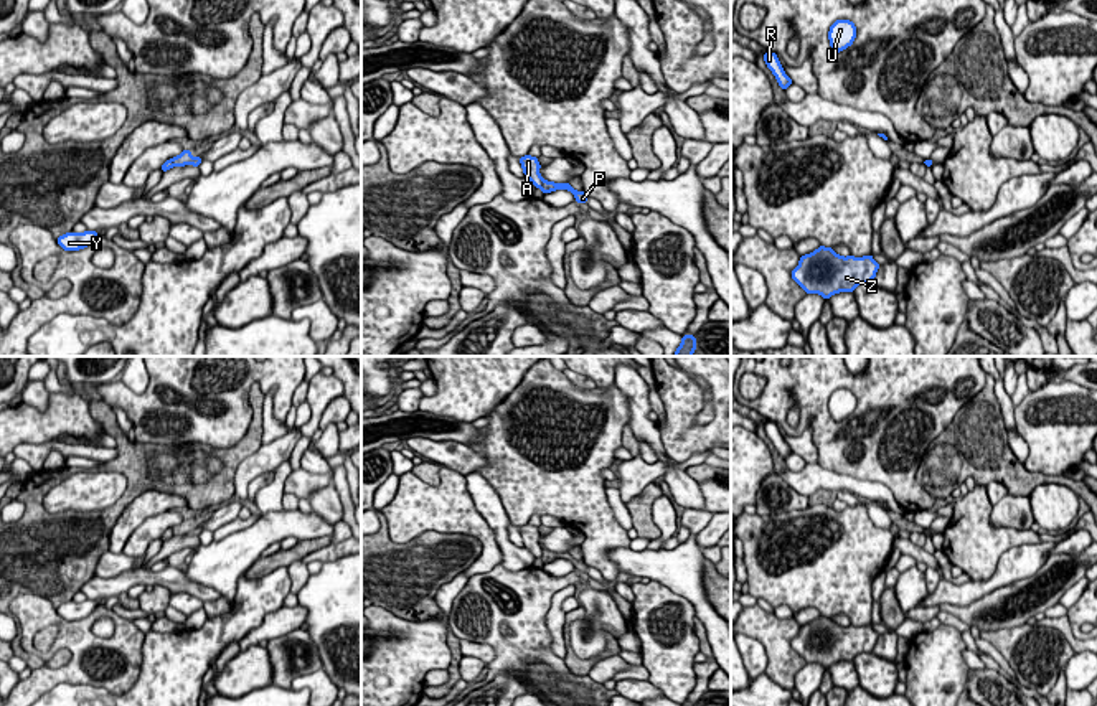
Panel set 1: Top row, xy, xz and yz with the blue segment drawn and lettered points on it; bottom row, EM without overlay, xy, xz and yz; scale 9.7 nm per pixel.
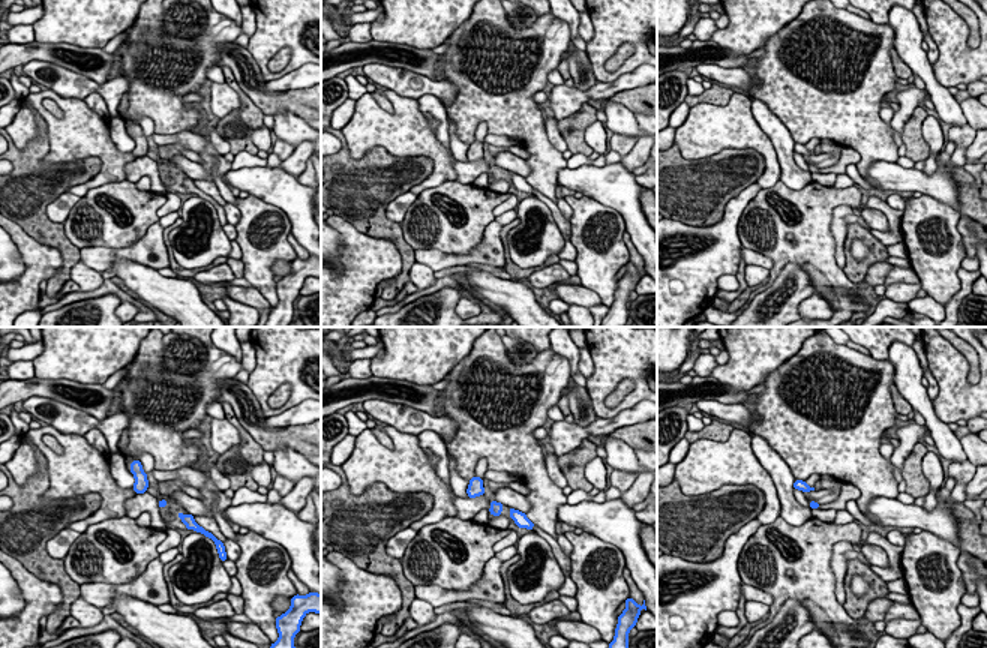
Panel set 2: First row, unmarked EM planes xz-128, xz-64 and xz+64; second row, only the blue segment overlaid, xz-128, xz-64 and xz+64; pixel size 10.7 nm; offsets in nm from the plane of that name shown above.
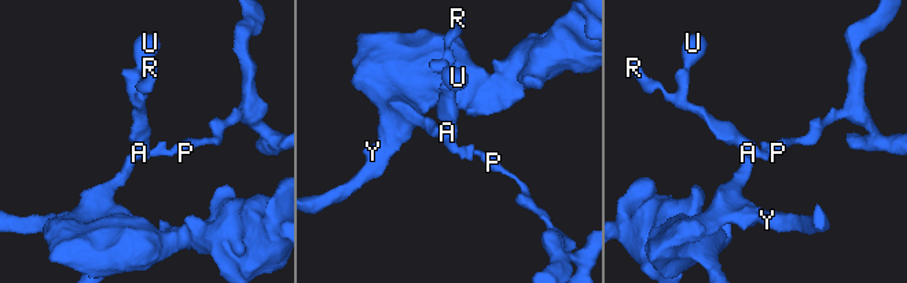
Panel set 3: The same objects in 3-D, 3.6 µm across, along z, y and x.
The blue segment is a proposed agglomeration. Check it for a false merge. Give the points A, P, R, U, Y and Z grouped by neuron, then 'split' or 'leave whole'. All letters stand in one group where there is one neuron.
A R U Y Z / P; split

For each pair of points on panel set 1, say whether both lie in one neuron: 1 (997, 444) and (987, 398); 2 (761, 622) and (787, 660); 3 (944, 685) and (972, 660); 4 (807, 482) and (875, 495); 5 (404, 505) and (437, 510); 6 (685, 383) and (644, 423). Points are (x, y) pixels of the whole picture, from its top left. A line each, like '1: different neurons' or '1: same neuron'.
1: same neuron
2: same neuron
3: different neurons
4: same neuron
5: same neuron
6: different neurons

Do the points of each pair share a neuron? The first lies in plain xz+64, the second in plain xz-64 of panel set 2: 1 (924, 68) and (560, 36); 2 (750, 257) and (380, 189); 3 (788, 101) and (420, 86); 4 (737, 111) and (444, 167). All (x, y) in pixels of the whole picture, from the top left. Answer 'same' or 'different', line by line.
1: different
2: different
3: different
4: same

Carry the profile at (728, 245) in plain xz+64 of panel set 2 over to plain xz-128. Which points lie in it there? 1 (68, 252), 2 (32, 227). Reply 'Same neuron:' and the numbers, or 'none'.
Same neuron: none

